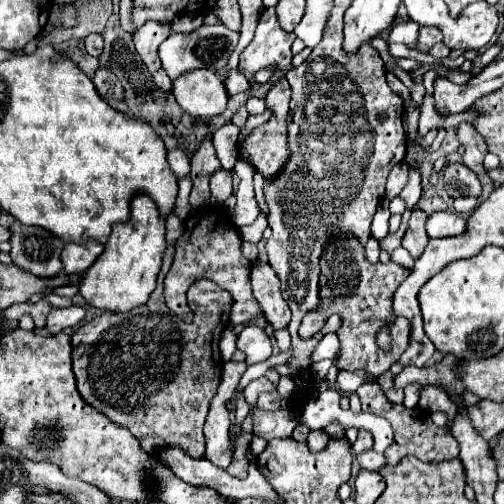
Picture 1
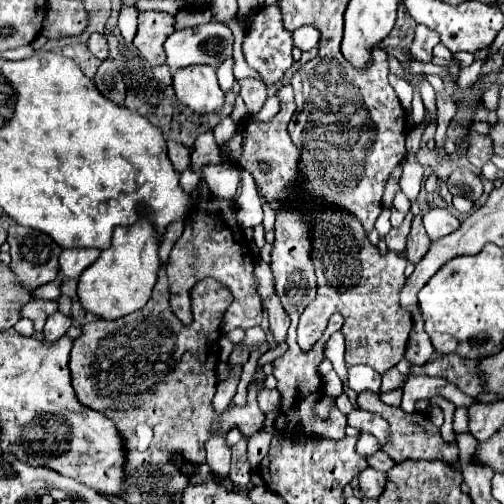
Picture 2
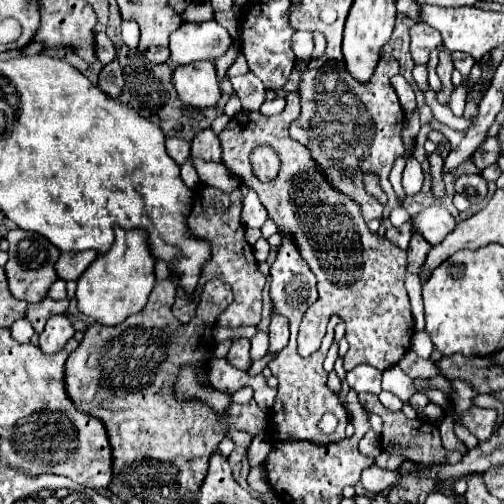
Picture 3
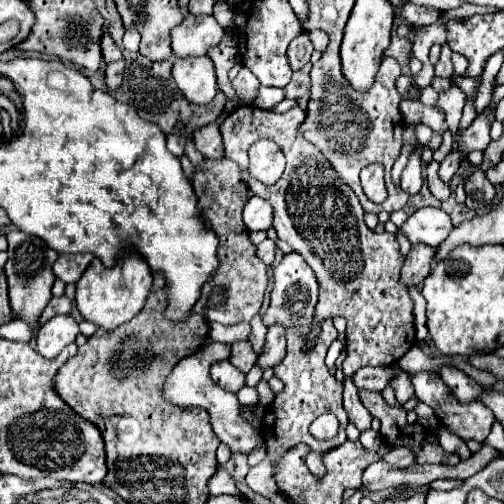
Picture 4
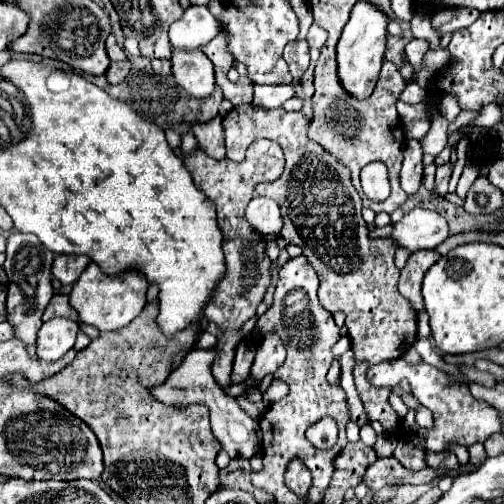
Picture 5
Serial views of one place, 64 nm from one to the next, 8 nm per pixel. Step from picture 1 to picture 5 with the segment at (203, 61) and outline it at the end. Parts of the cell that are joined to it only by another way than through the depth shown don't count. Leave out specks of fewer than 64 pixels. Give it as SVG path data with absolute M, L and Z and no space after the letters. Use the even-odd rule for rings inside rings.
M204 6L186 8L184 16L170 28L170 44L174 50L200 50L222 32L218 20Z

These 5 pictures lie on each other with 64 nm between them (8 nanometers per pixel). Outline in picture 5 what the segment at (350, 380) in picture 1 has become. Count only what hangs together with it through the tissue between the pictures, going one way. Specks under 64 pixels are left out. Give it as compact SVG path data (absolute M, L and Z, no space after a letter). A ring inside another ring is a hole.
M402 358L382 362L376 366L370 366L368 382L376 388L386 388L388 384L396 384L396 378L406 378L412 386L412 394L420 400L422 406L426 406L434 414L434 428L432 430L418 430L418 436L426 450L446 450L446 444L456 442L464 446L472 446L474 442L484 442L490 434L502 432L502 424L498 418L498 412L488 406L486 402L478 402L470 396L470 390L466 386L458 386L456 382L442 376L442 372L426 362L418 364L406 364Z

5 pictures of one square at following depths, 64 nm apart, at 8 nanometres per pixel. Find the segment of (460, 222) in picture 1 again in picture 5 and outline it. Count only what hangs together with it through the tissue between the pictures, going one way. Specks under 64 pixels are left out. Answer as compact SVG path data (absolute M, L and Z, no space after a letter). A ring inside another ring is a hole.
M424 208L410 210L400 222L394 224L392 232L392 238L398 242L398 246L408 248L410 252L422 248L424 250L436 248L448 236L450 232L446 218L436 210L424 210Z

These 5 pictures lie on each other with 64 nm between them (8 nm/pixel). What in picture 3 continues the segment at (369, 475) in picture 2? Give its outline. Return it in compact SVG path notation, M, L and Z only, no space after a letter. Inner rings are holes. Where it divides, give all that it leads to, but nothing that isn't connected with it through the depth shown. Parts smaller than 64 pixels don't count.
M370 466L362 472L360 482L370 494L378 494L378 492L392 488L392 484L396 482L396 472L388 472L388 470L382 470L378 466Z

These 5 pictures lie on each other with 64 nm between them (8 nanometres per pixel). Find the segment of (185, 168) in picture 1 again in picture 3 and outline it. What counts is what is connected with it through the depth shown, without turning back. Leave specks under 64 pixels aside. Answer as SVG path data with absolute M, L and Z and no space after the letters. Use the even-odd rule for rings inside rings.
M168 138L166 140L166 148L168 148L168 156L176 162L176 164L184 164L190 160L190 144L182 138Z

